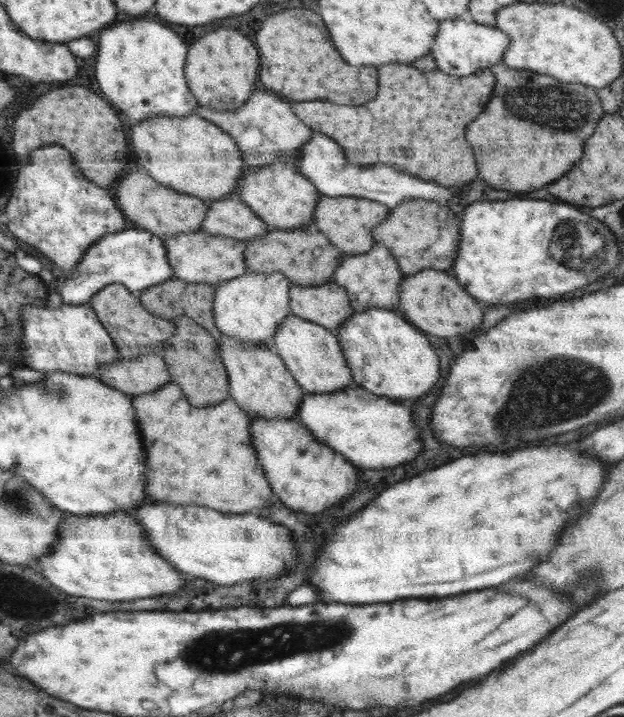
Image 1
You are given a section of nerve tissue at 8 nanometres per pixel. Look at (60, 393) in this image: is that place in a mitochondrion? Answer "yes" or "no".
yes

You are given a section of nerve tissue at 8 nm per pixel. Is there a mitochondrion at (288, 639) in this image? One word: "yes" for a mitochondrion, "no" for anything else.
yes

